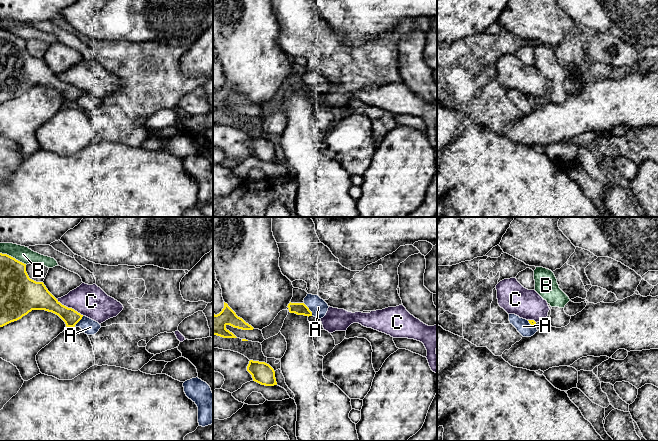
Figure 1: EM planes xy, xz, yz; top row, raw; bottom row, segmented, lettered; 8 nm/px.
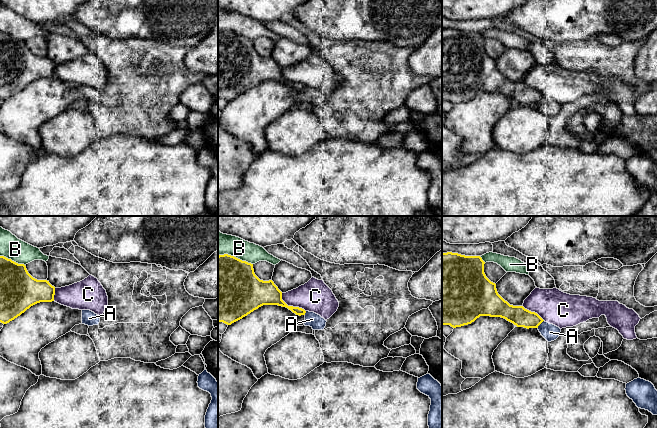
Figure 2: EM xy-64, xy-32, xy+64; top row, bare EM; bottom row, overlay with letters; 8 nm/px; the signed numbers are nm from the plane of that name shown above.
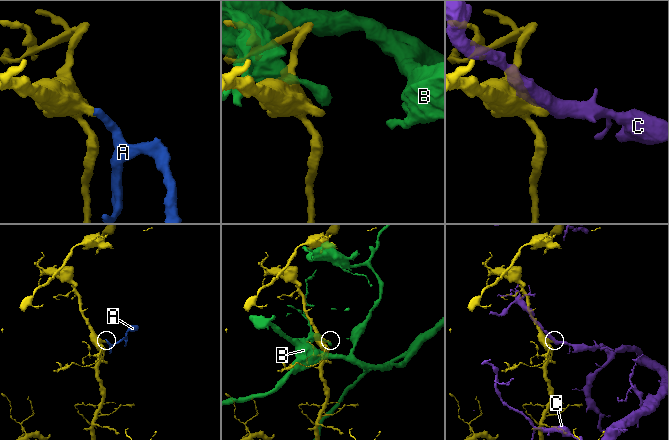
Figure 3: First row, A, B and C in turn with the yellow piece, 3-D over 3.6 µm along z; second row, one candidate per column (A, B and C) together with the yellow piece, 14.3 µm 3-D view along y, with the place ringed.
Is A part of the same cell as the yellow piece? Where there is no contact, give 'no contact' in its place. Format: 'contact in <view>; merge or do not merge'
contact in xz; do not merge

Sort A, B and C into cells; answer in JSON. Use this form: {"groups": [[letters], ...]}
{"groups": [["A"], ["B"], ["C"]]}

